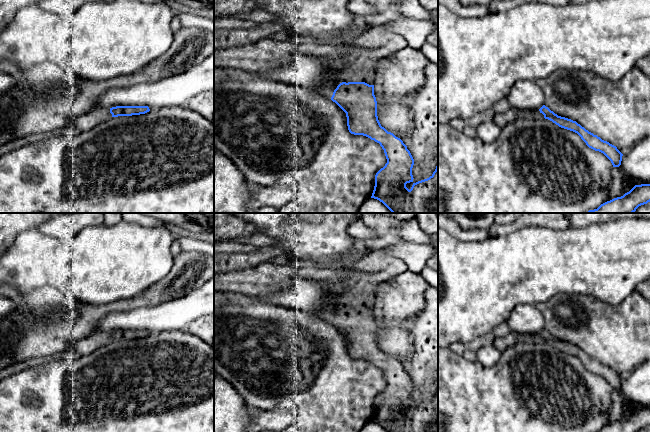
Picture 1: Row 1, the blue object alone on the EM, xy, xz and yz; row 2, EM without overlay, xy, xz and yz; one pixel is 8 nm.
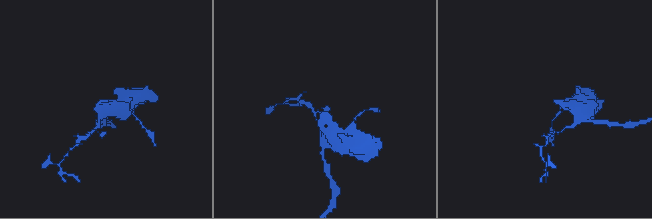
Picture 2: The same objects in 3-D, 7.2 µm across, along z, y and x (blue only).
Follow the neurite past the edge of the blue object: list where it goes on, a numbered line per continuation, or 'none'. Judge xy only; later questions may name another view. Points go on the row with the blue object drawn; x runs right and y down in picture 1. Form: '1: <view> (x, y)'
1: xy (84, 122)

